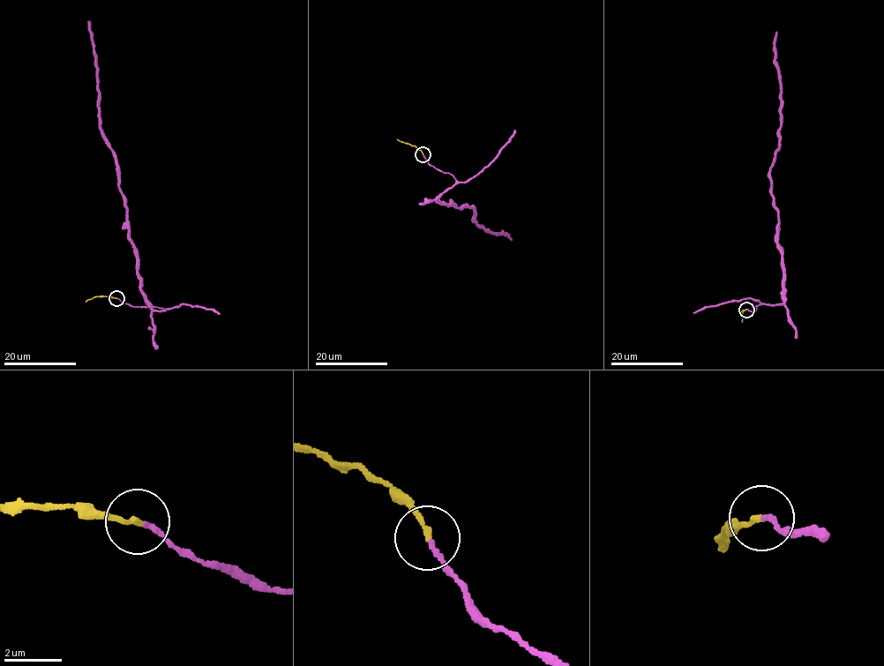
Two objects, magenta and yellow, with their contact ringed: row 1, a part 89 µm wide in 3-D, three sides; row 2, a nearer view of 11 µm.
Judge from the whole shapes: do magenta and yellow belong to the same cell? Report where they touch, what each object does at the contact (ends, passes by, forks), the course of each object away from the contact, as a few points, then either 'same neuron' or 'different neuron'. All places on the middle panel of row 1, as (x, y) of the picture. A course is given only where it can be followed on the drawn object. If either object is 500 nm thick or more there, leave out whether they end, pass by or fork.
(423, 154) | magenta ends | yellow ends | magenta via (423, 154), (456, 181), (437, 200), (462, 210), (471, 207), (476, 223), (510, 238) | yellow via (423, 154), (414, 145), (396, 138) | same neuron

